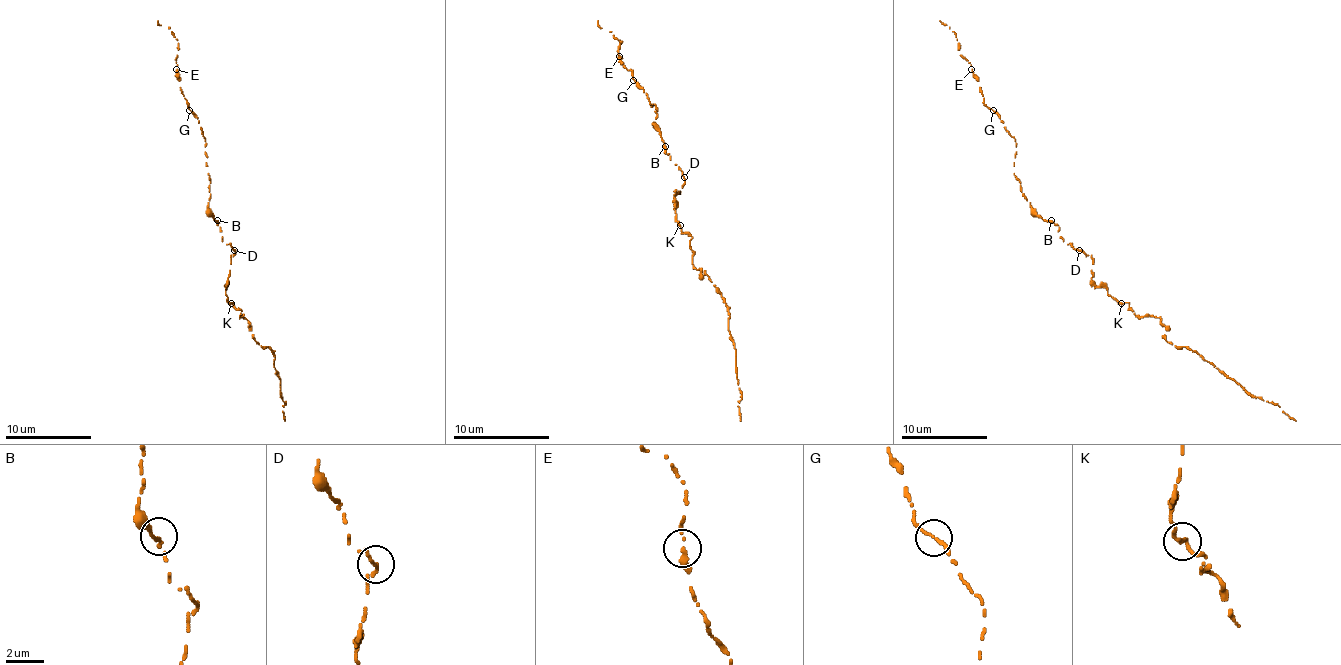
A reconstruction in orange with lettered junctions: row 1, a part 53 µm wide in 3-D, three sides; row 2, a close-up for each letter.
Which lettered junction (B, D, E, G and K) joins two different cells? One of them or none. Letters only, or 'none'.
none

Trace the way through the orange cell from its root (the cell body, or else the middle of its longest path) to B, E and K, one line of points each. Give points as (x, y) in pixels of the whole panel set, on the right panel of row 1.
B: (1079, 250), (1059, 237), (1059, 226), (1051, 220)
E: (1079, 250), (1064, 241), (1059, 226), (1040, 218), (1021, 192), (1014, 175), (1016, 143), (986, 106), (971, 69)
K: (1079, 250), (1092, 254), (1092, 280), (1098, 287), (1105, 287), (1109, 295), (1122, 304)

